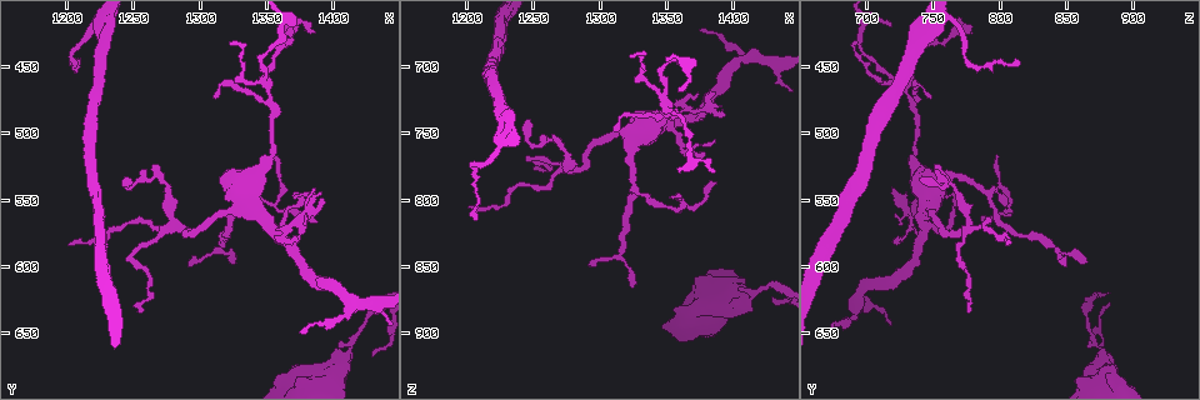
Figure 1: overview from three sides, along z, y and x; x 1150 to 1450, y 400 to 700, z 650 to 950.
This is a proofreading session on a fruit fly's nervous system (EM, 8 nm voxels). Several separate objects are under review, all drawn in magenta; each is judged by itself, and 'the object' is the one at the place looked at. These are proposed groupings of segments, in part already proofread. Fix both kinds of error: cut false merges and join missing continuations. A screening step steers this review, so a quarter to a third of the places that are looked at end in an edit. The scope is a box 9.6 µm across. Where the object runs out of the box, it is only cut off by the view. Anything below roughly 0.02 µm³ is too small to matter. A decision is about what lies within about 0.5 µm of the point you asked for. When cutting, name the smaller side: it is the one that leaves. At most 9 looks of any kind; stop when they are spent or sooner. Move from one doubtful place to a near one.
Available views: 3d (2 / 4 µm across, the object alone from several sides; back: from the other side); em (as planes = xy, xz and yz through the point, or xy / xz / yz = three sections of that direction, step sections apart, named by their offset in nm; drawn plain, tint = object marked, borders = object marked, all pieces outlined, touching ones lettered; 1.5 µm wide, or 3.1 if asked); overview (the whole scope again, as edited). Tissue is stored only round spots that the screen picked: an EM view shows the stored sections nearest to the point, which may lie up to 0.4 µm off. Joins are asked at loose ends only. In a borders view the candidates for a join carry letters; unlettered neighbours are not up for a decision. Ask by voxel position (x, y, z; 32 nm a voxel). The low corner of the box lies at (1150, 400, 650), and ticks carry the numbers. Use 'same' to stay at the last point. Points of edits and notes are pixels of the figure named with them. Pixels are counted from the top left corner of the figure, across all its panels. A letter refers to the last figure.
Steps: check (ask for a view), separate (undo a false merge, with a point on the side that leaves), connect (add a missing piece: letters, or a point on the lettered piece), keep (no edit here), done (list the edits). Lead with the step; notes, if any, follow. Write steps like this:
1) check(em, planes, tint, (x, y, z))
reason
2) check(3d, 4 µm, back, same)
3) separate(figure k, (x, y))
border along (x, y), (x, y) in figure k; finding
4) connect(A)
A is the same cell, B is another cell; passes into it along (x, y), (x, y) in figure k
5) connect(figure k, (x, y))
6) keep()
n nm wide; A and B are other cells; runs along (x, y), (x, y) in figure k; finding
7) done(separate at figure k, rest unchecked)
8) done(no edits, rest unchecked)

check(em, yz, step 4, borders, (1270, 534, 762))
sudden change in width

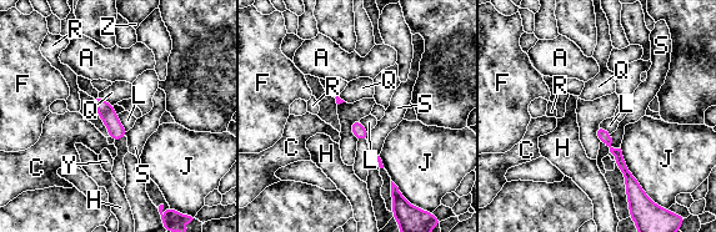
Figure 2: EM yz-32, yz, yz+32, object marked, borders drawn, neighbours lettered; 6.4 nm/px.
check(em, planes, borders, same)

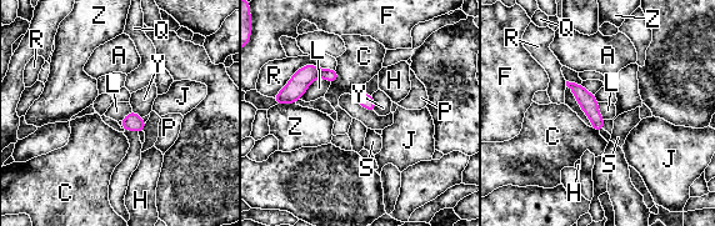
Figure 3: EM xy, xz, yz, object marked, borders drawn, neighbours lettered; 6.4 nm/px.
keep()
R touches over 440 nm; A, C, F, H, J, L, P, Q, R, S, Y and Z are other cells; border along (330, 83), (318, 78), (299, 99) in figure 3; one cell here

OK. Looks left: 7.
check(3d, 2 µm, (1322, 596, 864))

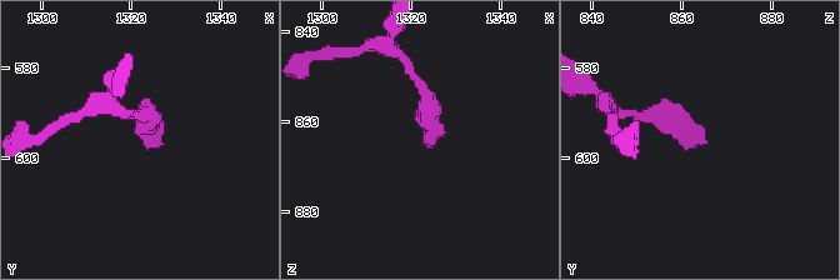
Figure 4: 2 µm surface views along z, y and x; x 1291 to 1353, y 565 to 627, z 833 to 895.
check(em, planes, tint, (1323, 596, 865))

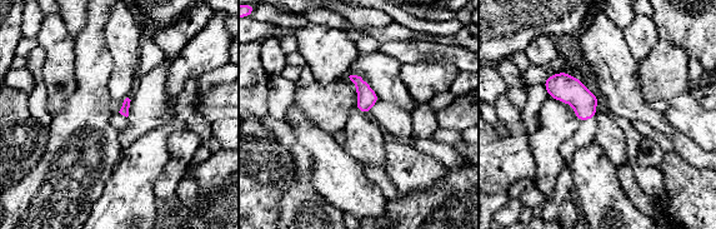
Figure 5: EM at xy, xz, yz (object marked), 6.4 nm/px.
check(em, planes, borders, same)

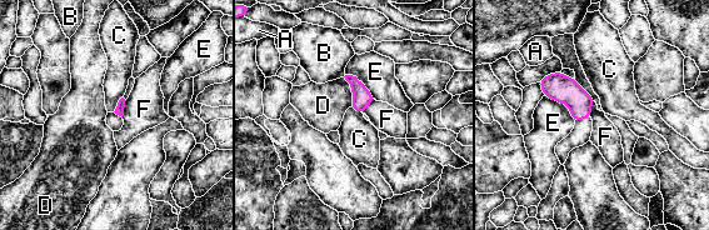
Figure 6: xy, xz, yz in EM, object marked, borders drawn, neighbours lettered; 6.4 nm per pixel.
keep()
A, B, C, D, E and F are other cells; no lettered piece goes on from it

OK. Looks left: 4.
check(3d, 2 µm, (1412, 658, 874))
a narrow waist

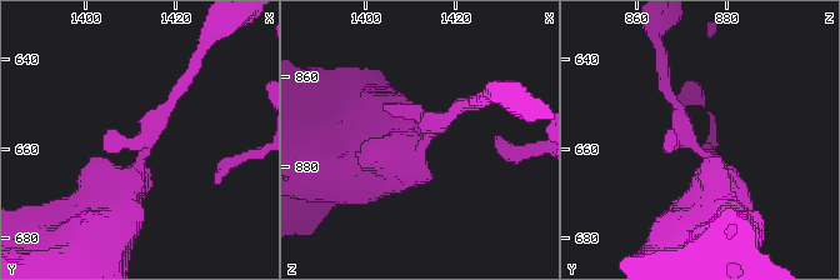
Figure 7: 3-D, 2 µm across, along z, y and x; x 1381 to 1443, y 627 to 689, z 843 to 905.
check(em, planes, plain, (1413, 658, 873))

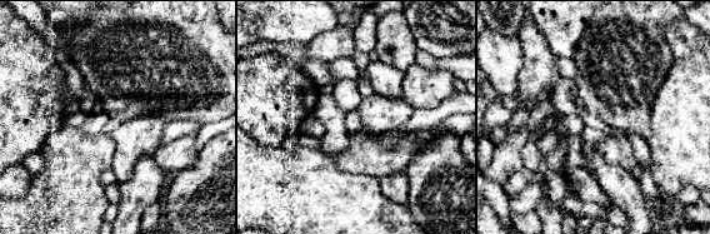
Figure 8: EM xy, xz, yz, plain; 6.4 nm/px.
check(em, planes, borders, same)
what lies round it

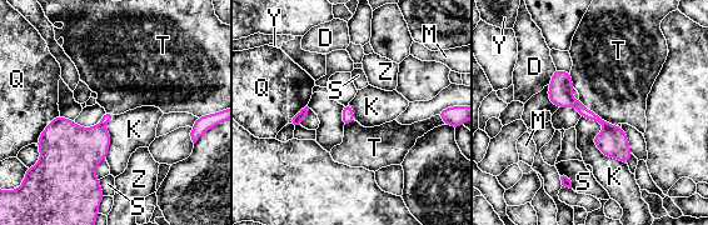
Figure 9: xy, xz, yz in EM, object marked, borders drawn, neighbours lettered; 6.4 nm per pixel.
separate(figure 9, (584, 113))
D, K, M, Q, S, T, Y and Z are other cells; border along (609, 124), (604, 128) in figure 9; two cells meet here

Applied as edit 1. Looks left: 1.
done(separate at figure 9, rest unchecked)

